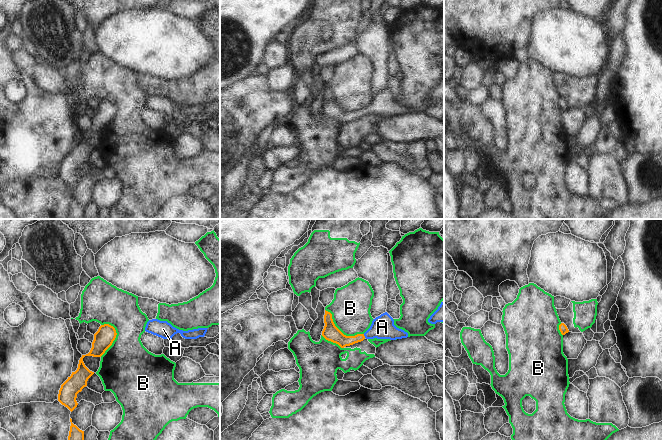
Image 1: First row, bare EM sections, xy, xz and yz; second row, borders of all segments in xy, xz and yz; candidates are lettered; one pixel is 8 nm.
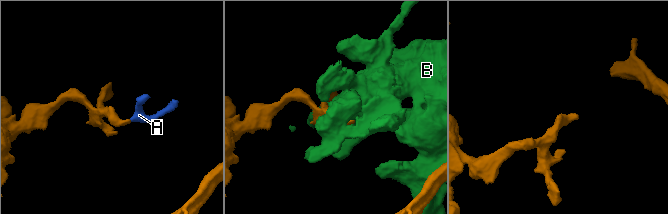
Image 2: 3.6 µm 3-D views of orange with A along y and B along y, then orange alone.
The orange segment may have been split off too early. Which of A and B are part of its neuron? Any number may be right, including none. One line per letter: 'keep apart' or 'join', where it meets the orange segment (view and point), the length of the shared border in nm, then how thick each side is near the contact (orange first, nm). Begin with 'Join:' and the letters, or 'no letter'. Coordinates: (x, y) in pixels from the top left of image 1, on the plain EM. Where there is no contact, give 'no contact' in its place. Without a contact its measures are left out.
Join: A
A: join | xz (364, 112) | 40 nm | 120/190 nm
B: keep apart | xz (340, 107) | 380 nm | 130/320 nm

